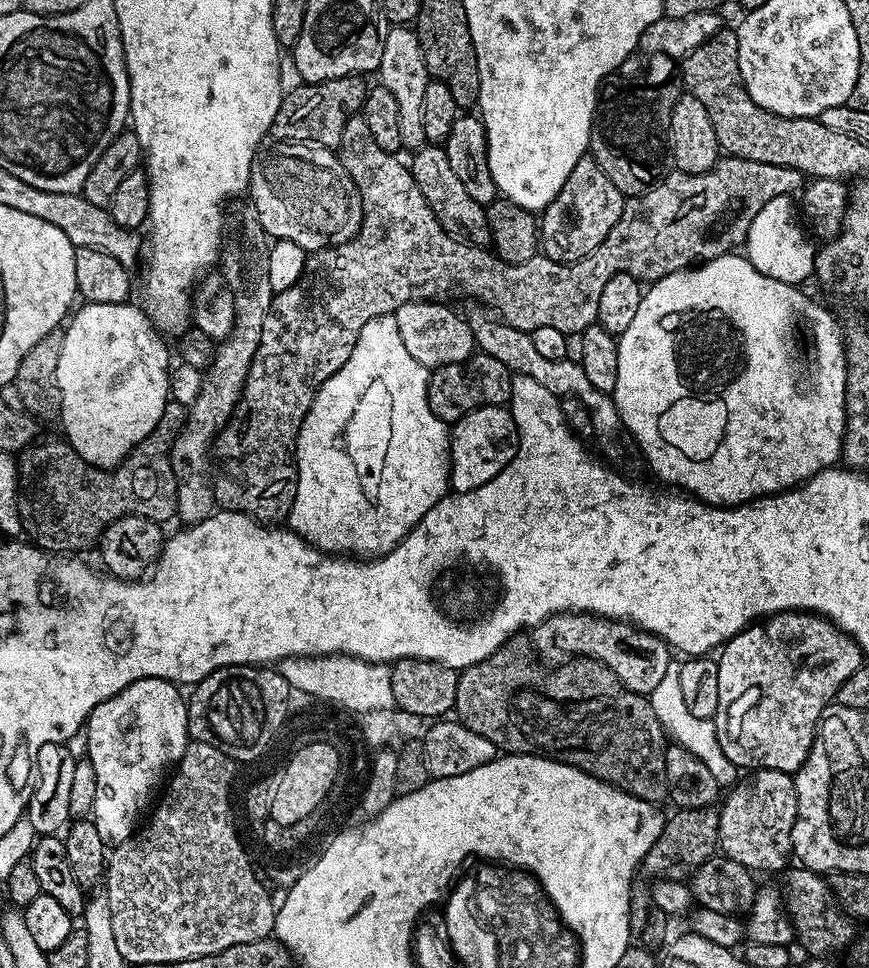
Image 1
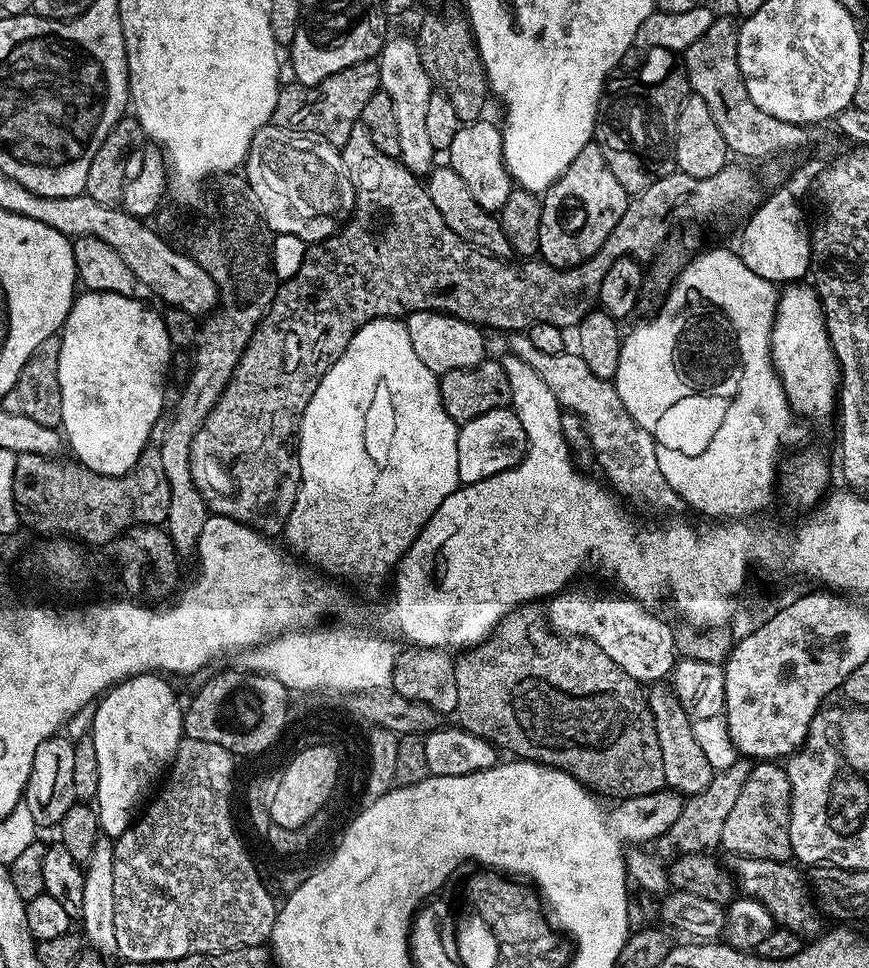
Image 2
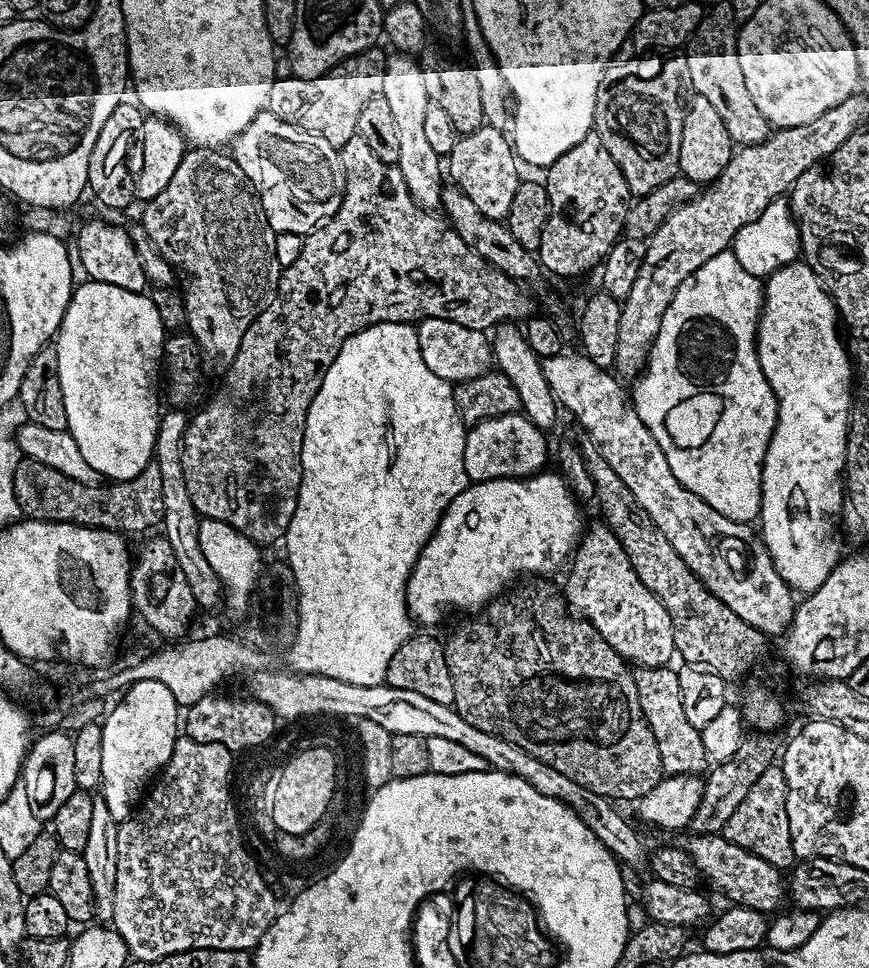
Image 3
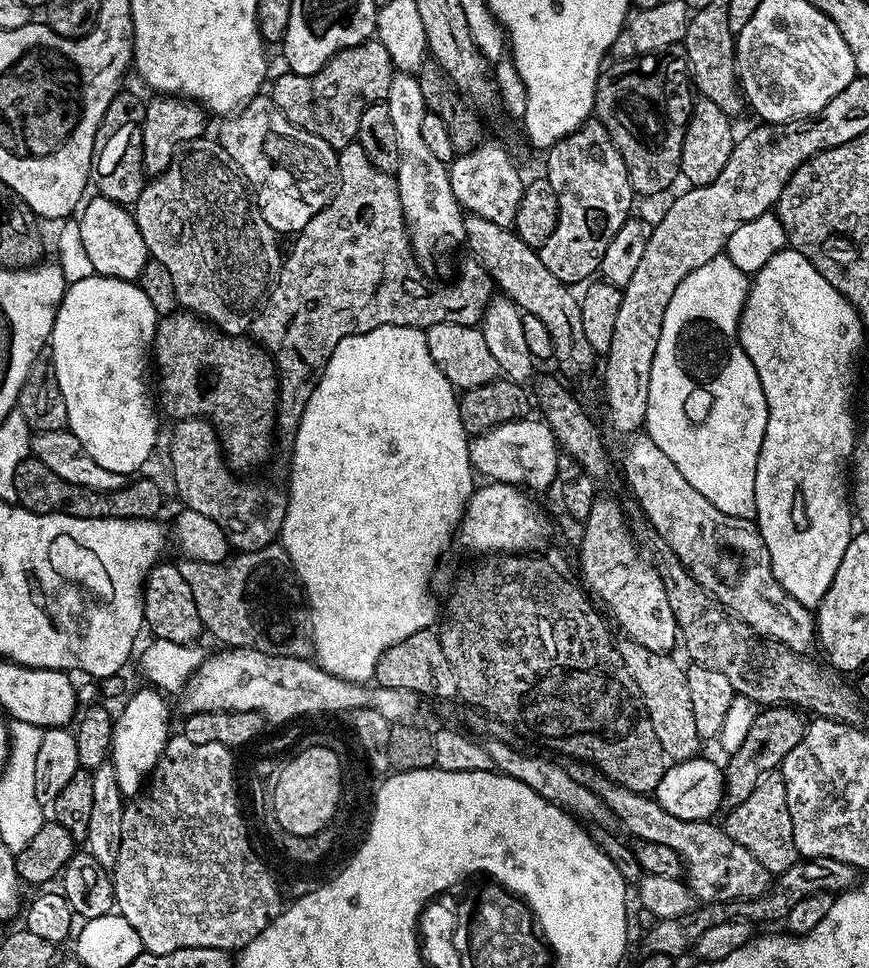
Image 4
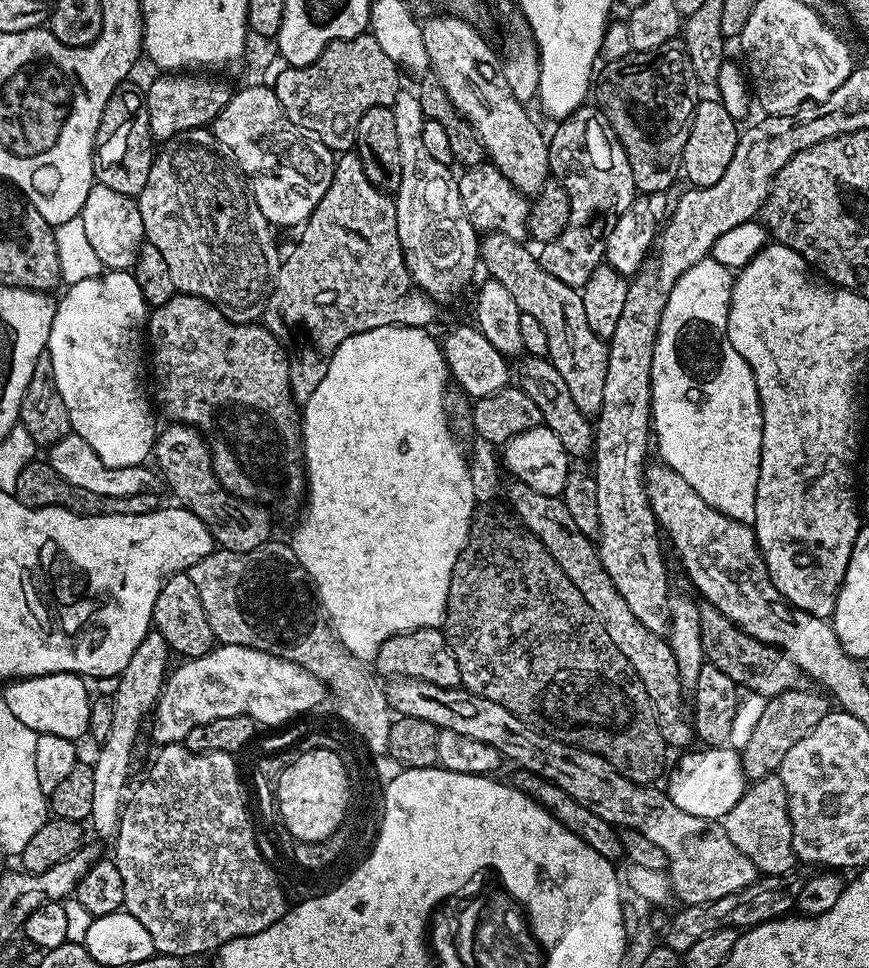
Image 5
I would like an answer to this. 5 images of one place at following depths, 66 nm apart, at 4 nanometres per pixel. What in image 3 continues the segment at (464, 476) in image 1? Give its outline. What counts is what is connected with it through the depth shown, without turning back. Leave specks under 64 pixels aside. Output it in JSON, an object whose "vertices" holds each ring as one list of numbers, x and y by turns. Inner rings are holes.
{"vertices":[[523,414,499,416,498,418,483,420,481,424,471,425,464,437,464,469,469,481,499,480,502,476,523,478,536,475,547,465,544,463,550,460,550,446,548,450,548,440,544,436,547,435,541,428]]}

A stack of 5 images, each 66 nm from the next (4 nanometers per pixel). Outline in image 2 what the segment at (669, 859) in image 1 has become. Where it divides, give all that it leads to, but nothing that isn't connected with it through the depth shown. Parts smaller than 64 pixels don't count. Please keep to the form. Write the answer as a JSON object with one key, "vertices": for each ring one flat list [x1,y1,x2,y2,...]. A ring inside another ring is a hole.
{"vertices":[[740,758,734,766,719,769,713,775,710,786,702,790,696,796,687,797,684,801,682,814,678,816,674,826,666,830,658,841,659,855,664,858,675,858,682,854,694,854,702,852,711,853,712,848,721,847,722,826,730,814,730,809,734,807,734,802,738,799,738,794,742,794,742,786,752,772,752,764,747,759]]}

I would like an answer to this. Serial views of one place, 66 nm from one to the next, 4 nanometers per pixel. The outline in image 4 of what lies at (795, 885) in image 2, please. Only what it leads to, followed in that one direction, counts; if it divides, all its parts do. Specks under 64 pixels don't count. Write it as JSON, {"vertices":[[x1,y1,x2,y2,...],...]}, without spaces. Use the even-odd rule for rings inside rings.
{"vertices":[[592,766,573,767,571,774,574,779,592,790,613,811,619,820,619,827,623,831,628,831,629,837,637,840,649,840,650,842,662,842,662,846,670,846,670,850,674,850,674,854,678,854,678,858,684,864,683,879,697,901,727,902,739,900,745,896,760,896,768,891,768,887,772,885,773,873,768,872,766,866,762,866,762,862,758,862,758,858,754,858,754,854,750,854,750,850,746,850,746,846,738,846,738,842,734,842,734,838,725,834,719,823,713,822,711,819,683,820,682,818,674,818,674,814,662,810,662,806,651,795,626,790,626,786,615,784,613,780,606,779]]}

